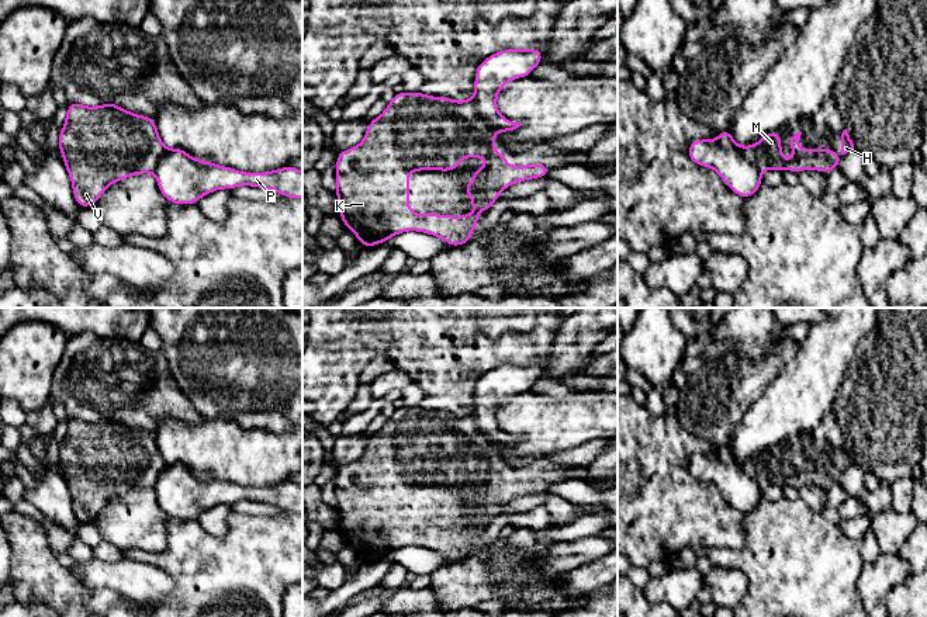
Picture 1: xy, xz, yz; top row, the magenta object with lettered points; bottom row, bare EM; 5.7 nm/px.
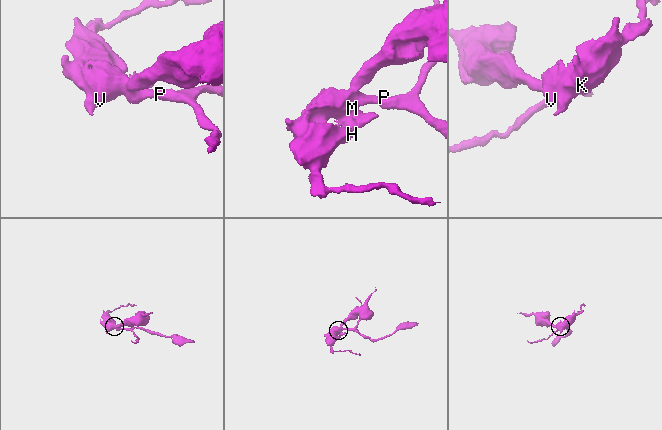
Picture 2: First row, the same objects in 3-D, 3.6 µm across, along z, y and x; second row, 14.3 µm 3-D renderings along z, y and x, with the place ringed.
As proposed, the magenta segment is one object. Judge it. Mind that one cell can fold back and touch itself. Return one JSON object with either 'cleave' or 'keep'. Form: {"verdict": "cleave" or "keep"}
{"verdict": "cleave"}

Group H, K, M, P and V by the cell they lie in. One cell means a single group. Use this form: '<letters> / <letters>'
H K M V / P

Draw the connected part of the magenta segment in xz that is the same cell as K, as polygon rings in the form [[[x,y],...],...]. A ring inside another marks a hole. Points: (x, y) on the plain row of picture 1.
[[[397,406],[385,426],[370,436],[364,454],[346,465],[339,467],[336,481],[336,513],[339,531],[345,541],[370,562],[387,558],[390,552],[407,545],[418,545],[443,554],[456,562],[473,554],[473,544],[481,535],[477,527],[491,523],[498,509],[509,500],[544,492],[551,481],[533,478],[529,481],[508,481],[506,469],[494,465],[497,451],[478,431],[475,415],[456,416],[449,412],[426,410],[421,406]],[[463,472],[487,472],[481,483],[471,483],[474,495],[461,505],[470,510],[473,527],[453,531],[440,528],[418,530],[409,524],[409,486],[459,483]]]

